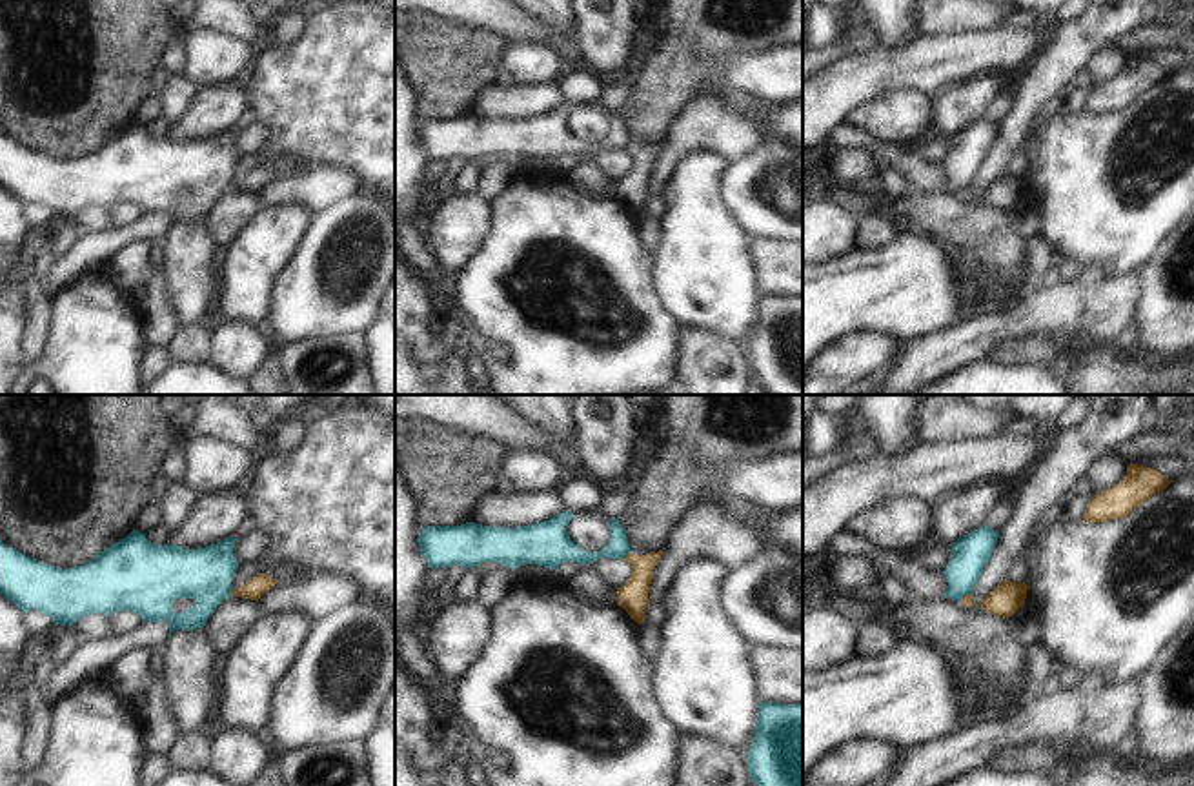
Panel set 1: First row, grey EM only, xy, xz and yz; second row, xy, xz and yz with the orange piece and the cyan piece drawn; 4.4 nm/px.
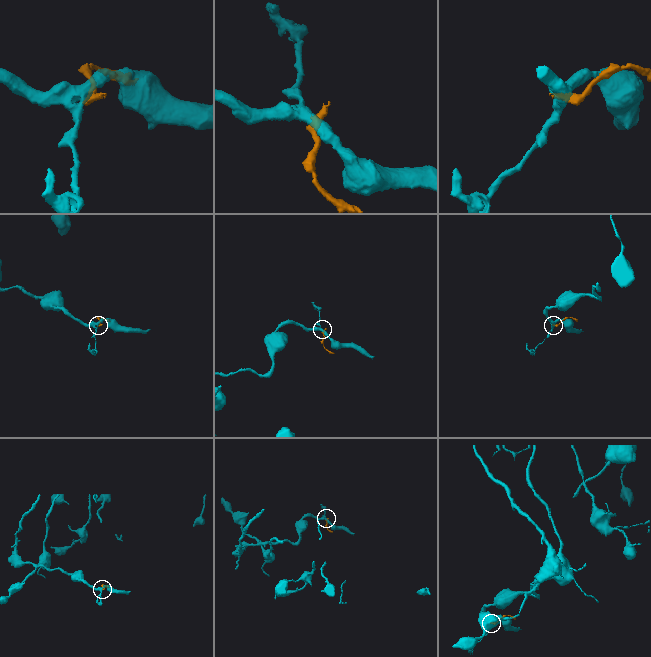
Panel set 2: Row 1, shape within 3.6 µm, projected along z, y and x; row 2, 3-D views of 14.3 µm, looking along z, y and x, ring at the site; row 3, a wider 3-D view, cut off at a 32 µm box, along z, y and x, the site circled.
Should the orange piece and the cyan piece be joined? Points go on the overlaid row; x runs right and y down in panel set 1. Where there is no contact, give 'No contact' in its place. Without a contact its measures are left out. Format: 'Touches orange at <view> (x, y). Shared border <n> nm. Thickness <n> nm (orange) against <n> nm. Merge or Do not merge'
Touches orange at xz (628, 554). Shared border 50 nm. Thickness 140 nm (orange) against 100 nm. Do not merge.

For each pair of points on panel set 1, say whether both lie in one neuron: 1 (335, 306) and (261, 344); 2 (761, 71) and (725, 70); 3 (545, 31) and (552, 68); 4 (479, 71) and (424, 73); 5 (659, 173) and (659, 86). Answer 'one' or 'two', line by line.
1: two
2: one
3: two
4: one
5: two

